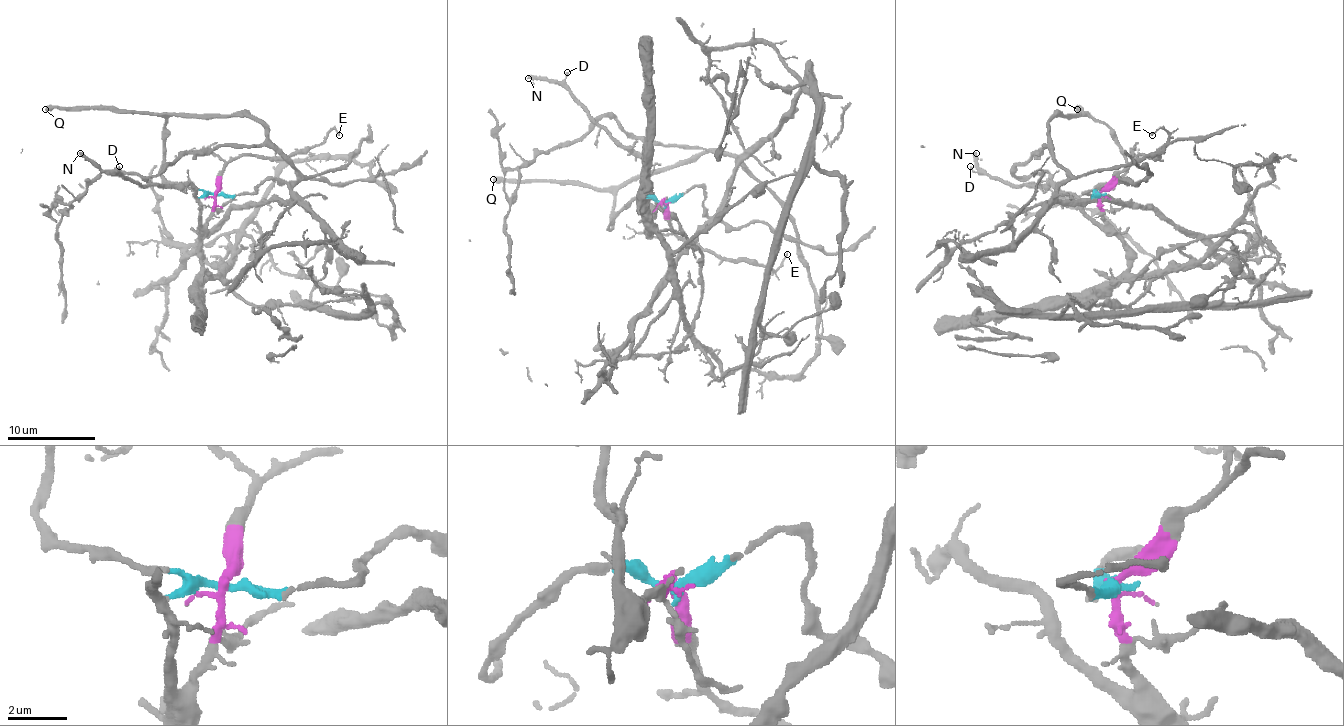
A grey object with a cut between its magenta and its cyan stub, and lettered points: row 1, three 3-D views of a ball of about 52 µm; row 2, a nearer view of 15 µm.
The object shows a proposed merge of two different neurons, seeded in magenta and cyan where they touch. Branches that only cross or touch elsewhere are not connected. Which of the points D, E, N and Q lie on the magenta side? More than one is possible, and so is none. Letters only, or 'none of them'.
D, E, N

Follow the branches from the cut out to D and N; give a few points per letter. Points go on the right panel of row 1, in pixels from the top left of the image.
D: (1101, 192), (1103, 225), (1096, 223), (1074, 197), (1059, 192), (1052, 186), (1015, 186), (971, 166)
N: (1101, 192), (1103, 225), (1074, 197), (1052, 186), (1008, 186), (993, 179), (978, 168), (975, 153)

